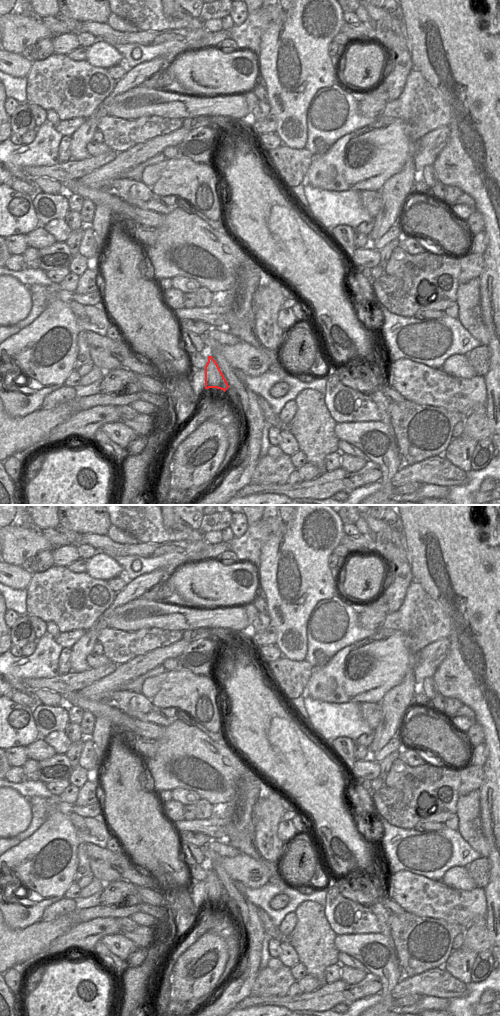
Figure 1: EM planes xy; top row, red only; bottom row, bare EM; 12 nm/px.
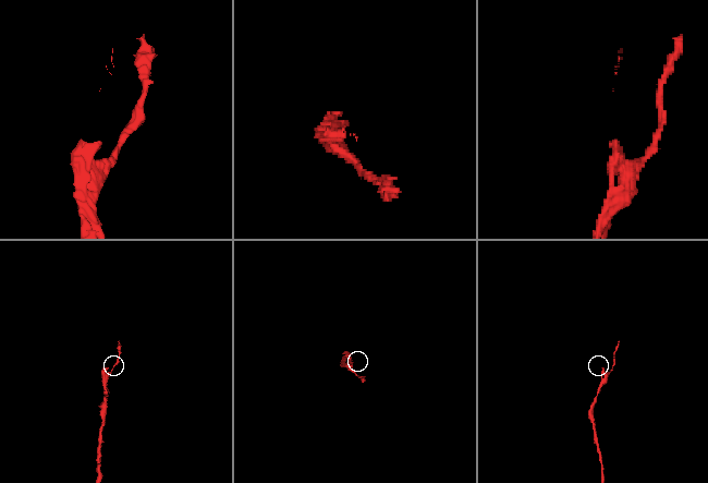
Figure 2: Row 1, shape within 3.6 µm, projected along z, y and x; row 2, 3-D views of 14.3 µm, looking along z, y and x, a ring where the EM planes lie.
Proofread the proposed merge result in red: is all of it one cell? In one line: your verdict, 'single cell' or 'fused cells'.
fused cells

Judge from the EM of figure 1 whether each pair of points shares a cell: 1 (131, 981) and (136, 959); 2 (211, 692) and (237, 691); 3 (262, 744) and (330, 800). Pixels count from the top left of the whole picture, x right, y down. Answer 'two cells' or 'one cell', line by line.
1: two cells
2: two cells
3: one cell

